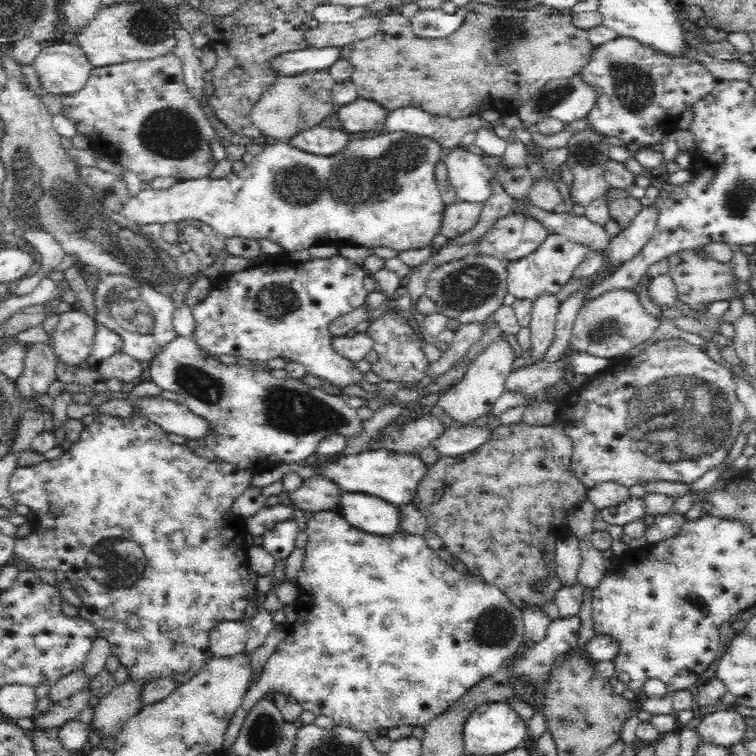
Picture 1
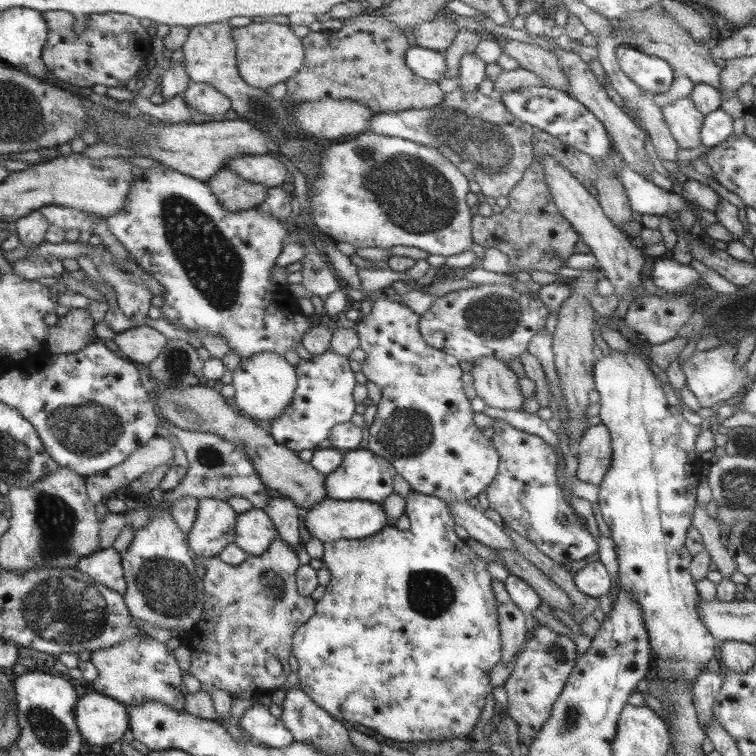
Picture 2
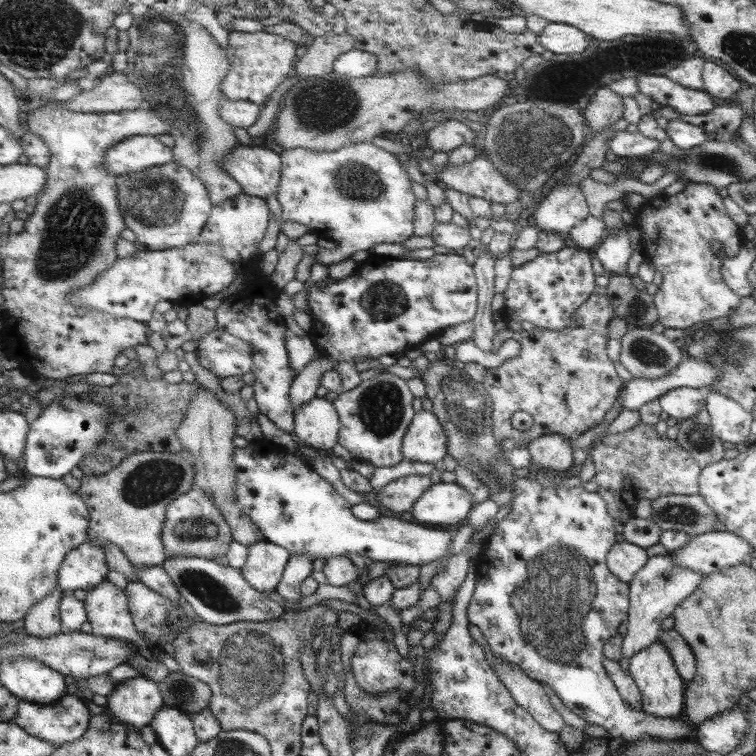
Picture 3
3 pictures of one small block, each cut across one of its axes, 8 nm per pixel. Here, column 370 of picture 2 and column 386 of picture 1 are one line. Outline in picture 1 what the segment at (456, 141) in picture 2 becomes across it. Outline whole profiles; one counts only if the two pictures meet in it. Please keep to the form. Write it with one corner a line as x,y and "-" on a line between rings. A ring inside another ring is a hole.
403,107
390,111
388,118
386,118
386,128
384,130
386,132
412,133
424,138
430,138
438,142
447,151
458,147
465,134
478,131
480,128
481,119
479,116
452,119
444,116
430,115
420,108

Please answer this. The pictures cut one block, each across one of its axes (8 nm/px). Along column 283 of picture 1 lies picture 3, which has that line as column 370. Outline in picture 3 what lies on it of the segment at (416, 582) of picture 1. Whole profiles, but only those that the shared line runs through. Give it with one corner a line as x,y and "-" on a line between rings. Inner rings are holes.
361,637
348,670
353,674
360,688
372,695
380,695
398,689
411,692
417,685
413,668
412,662
400,656
394,644
386,640
365,640

